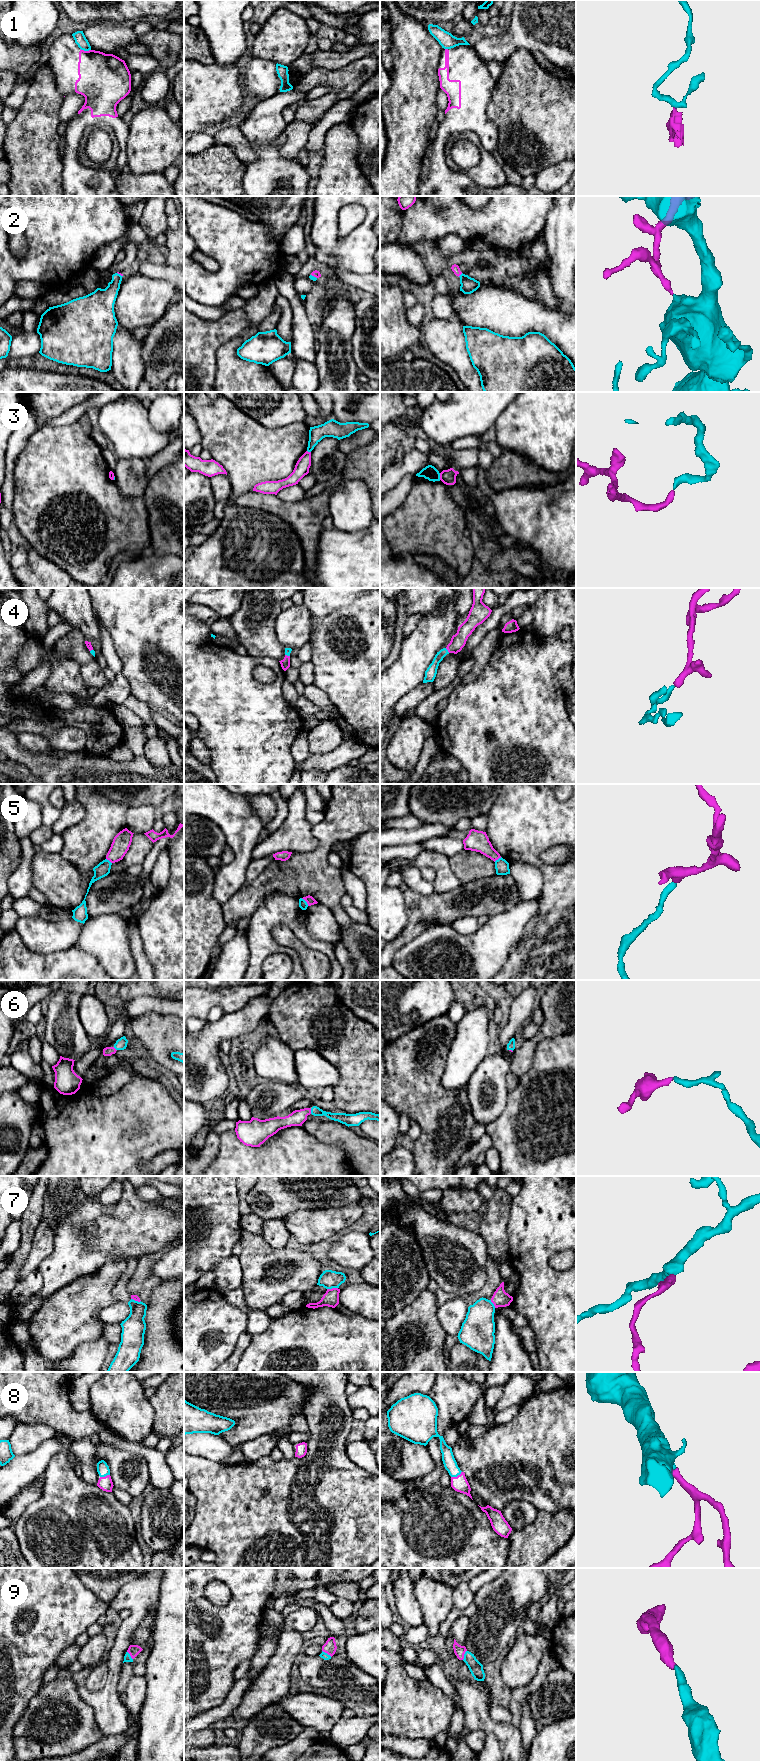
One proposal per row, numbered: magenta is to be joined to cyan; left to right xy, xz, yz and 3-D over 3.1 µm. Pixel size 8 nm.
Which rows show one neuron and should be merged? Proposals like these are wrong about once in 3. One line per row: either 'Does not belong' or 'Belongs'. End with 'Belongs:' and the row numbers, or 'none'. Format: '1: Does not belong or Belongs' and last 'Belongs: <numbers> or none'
1: Does not belong
2: Belongs
3: Does not belong
4: Belongs
5: Does not belong
6: Belongs
7: Does not belong
8: Belongs
9: Belongs
Belongs: 2, 4, 6, 8, 9

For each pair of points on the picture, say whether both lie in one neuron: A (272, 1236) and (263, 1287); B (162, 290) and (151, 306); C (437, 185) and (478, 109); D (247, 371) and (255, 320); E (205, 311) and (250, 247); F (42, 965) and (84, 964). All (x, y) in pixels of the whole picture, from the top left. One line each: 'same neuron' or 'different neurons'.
A: different neurons
B: same neuron
C: same neuron
D: same neuron
E: different neurons
F: same neuron

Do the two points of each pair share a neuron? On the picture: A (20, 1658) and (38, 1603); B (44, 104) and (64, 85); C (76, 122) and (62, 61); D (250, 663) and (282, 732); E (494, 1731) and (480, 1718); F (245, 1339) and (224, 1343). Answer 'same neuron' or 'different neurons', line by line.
A: same neuron
B: different neurons
C: same neuron
D: same neuron
E: same neuron
F: different neurons

